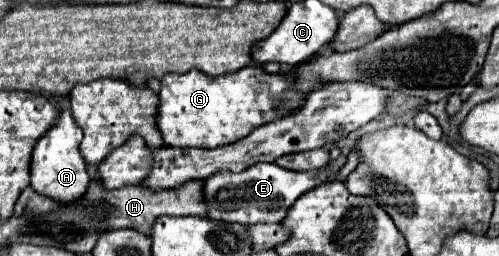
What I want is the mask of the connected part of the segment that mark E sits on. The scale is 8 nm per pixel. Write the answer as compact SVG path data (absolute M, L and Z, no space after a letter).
M259 162L243 172L215 172L203 182L203 202L207 206L209 220L257 224L257 222L281 222L287 208L307 190L327 182L329 176L321 170L293 172L273 162Z

